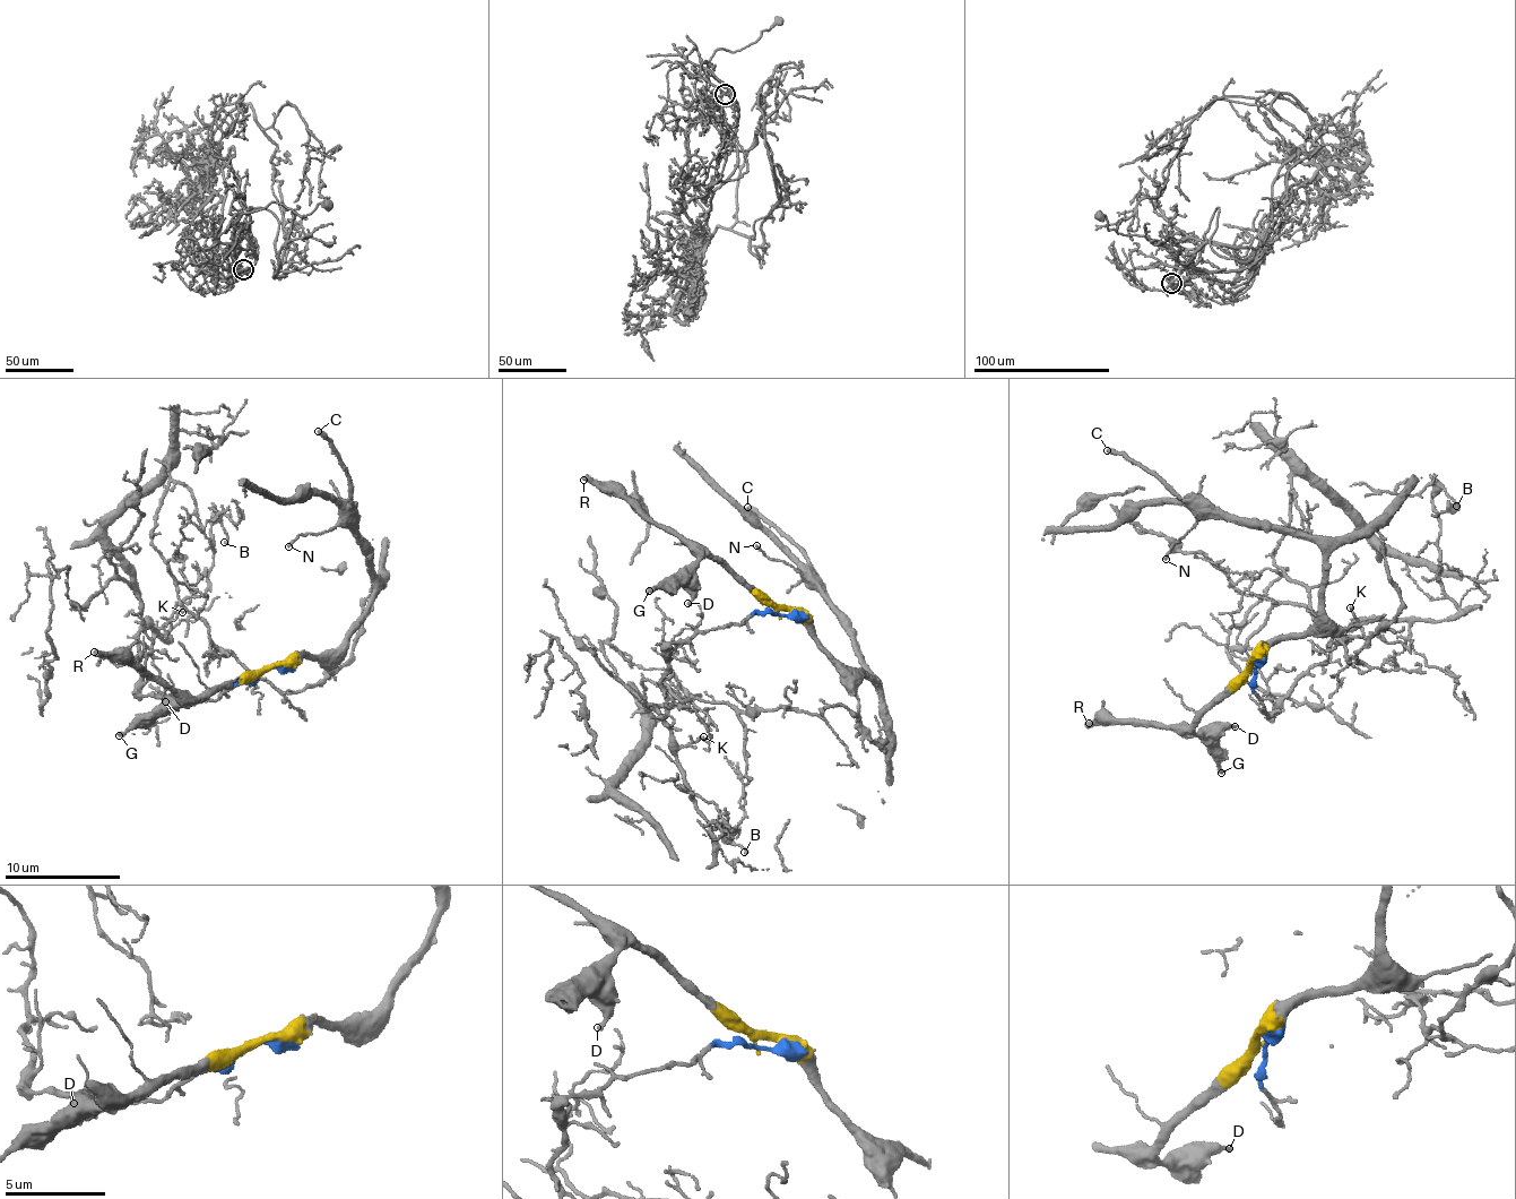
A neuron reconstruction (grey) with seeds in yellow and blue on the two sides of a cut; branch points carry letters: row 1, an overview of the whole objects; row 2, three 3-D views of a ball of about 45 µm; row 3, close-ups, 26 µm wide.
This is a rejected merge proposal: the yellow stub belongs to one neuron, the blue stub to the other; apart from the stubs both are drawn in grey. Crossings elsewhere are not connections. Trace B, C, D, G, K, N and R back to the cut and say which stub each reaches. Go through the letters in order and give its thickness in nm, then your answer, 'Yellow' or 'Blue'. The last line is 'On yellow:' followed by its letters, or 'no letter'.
B: Thickness 140 nm. Blue
C: Thickness 300 nm. Yellow
D: Thickness 260 nm. Yellow
G: Thickness 240 nm. Yellow
K: Thickness 160 nm. Blue
N: Thickness 140 nm. Yellow
R: Thickness 400 nm. Yellow
On yellow: C, D, G, N, R

